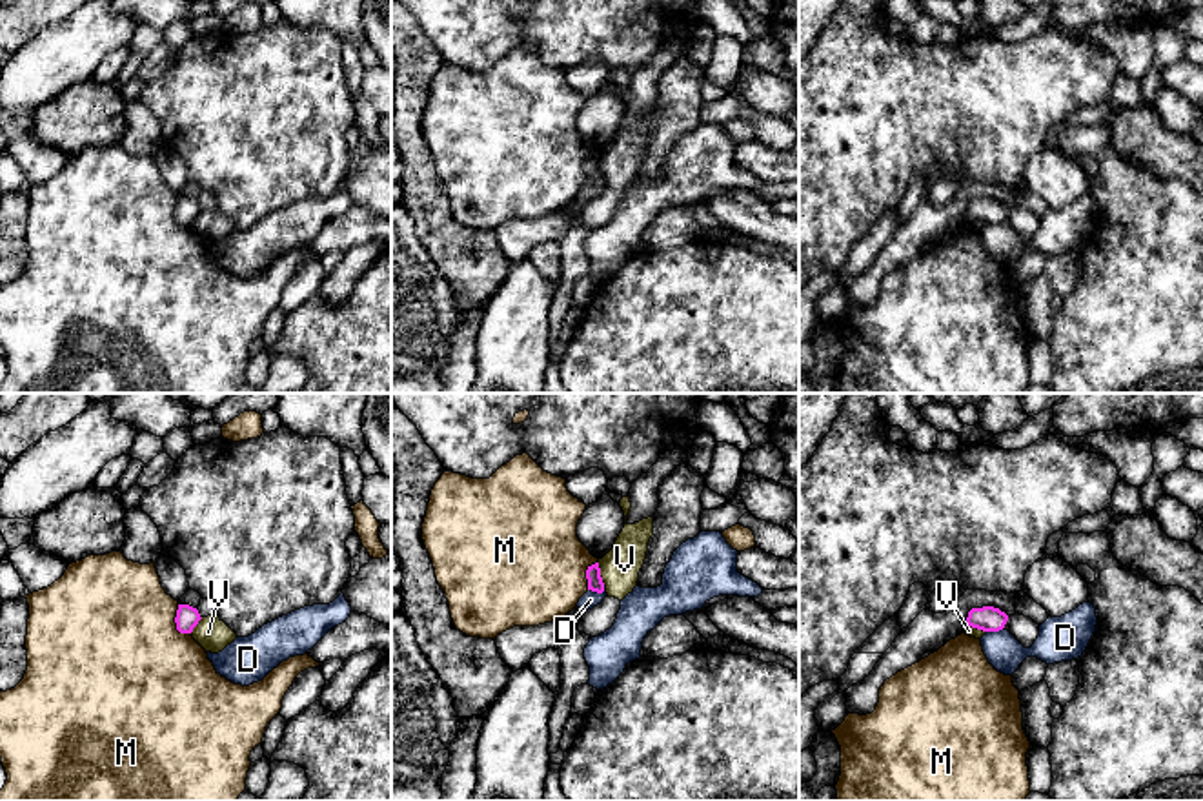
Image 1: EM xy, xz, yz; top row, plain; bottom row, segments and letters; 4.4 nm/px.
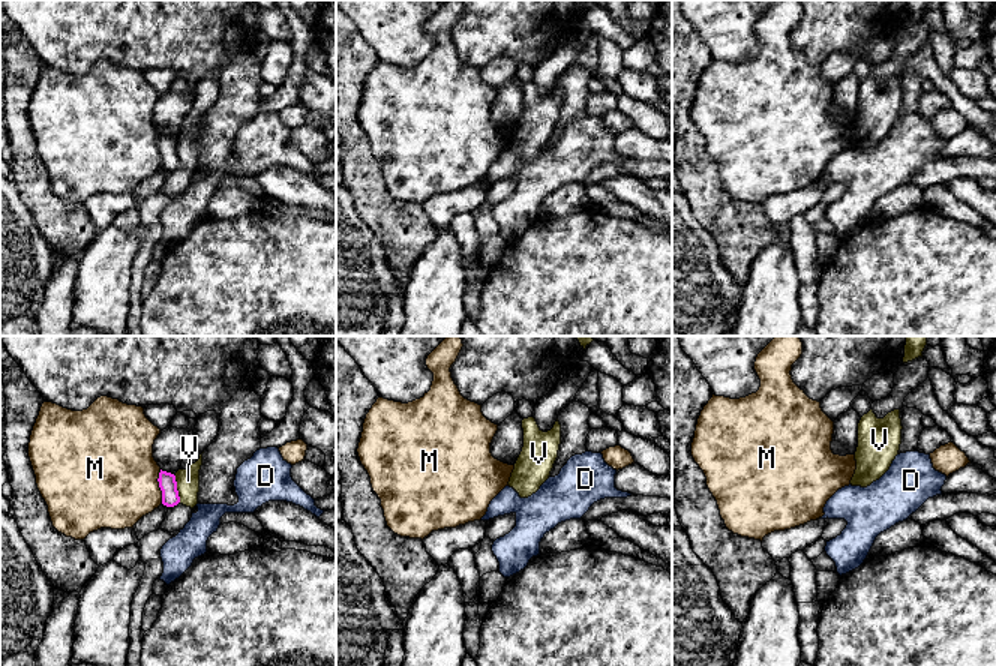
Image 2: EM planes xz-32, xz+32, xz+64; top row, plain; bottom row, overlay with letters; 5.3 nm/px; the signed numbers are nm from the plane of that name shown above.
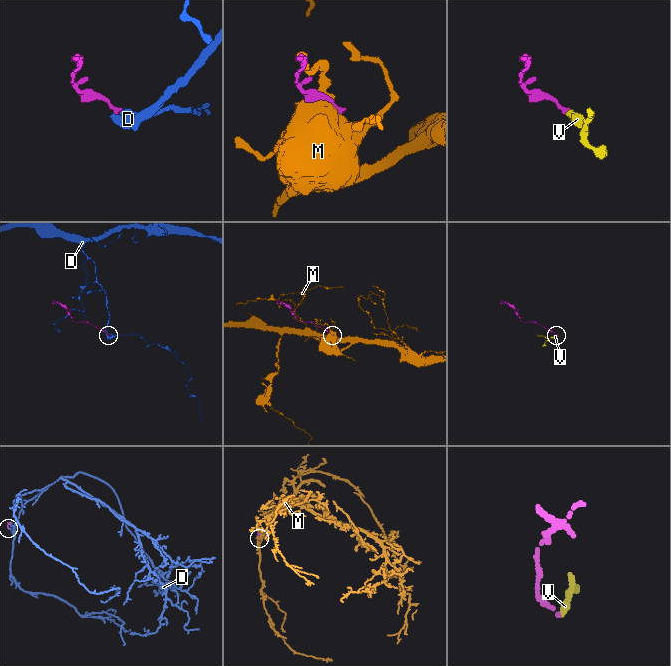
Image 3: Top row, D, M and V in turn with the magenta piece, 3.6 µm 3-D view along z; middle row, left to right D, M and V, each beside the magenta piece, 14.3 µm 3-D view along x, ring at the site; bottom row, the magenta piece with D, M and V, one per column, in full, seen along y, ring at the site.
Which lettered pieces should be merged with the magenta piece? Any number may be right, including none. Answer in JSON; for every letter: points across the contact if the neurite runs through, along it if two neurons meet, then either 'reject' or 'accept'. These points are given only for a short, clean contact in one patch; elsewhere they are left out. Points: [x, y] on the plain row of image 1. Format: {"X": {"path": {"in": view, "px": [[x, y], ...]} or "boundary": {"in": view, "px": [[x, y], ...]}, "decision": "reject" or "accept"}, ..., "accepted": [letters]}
{"D": {"boundary": {"in": "xz", "px": [[605, 179], [601, 184], [588, 181]]}, "decision": "reject"}, "M": {"decision": "reject"}, "V": {"boundary": {"in": "xz", "px": [[597, 155], [605, 177]]}, "decision": "reject"}, "accepted": []}

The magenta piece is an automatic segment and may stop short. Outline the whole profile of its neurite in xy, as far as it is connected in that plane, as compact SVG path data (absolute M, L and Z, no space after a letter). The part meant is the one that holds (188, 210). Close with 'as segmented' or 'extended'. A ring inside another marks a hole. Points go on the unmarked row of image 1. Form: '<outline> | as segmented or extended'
M178 197L175 215L177 215L177 222L180 226L191 226L200 211L202 209L197 200L193 200L189 197Z | as segmented

